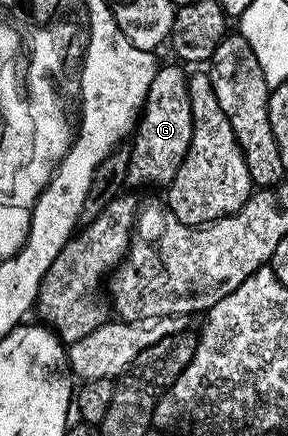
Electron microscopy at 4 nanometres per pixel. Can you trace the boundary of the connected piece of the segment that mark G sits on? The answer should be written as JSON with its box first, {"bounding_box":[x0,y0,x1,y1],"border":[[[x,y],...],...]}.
{"bounding_box":[127,66,192,188],"border":[[[157,66],[154,81],[150,81],[148,100],[138,116],[134,138],[130,143],[130,161],[127,186],[167,188],[174,181],[192,136],[192,109],[185,68]]]}

